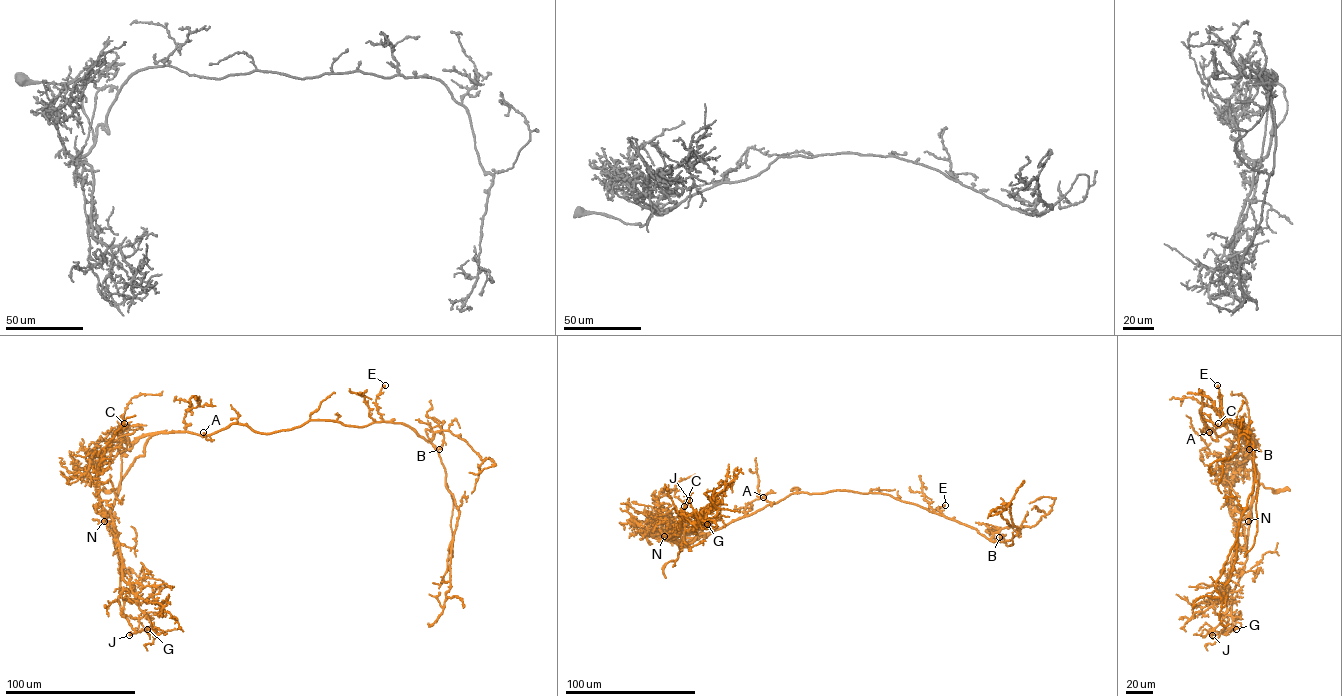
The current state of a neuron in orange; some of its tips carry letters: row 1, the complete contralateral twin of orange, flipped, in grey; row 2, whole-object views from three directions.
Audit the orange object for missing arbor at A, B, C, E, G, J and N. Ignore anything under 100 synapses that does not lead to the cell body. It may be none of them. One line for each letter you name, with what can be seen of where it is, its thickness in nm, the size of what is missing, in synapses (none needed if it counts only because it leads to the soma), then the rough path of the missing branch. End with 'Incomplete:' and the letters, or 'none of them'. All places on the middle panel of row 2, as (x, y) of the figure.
Incomplete: none of them

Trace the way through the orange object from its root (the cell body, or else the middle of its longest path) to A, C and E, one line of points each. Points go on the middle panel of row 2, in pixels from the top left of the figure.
A: (818, 493), (792, 493), (771, 506), (763, 497)
C: (818, 493), (791, 493), (689, 544), (650, 534), (660, 497), (673, 488), (684, 506)
E: (818, 493), (851, 490), (884, 493), (942, 515), (936, 509), (945, 505)

